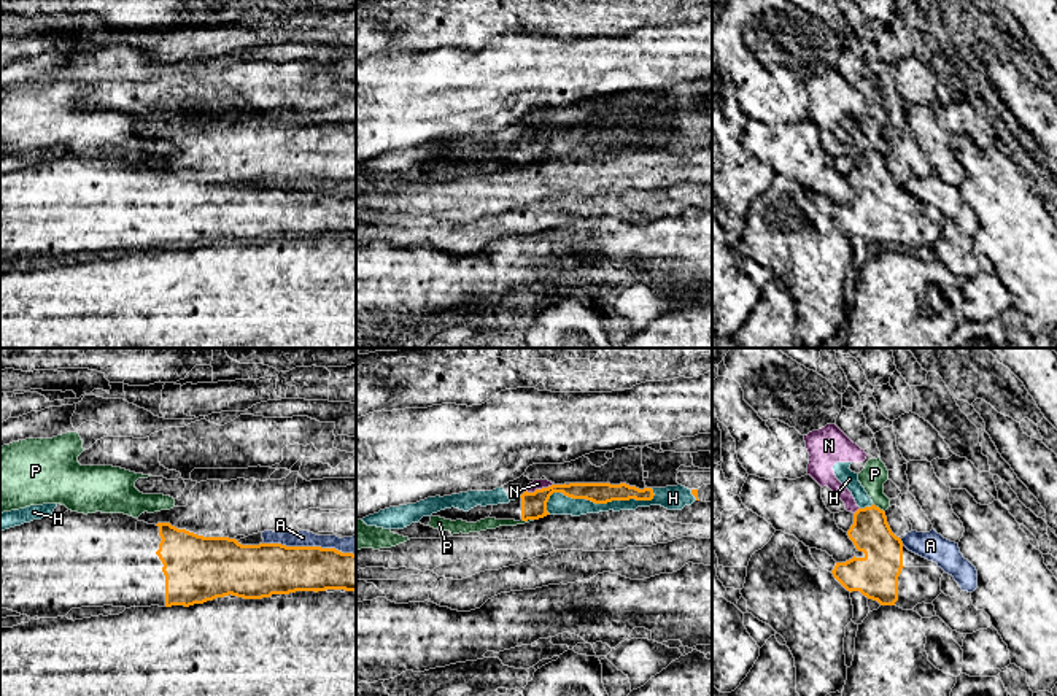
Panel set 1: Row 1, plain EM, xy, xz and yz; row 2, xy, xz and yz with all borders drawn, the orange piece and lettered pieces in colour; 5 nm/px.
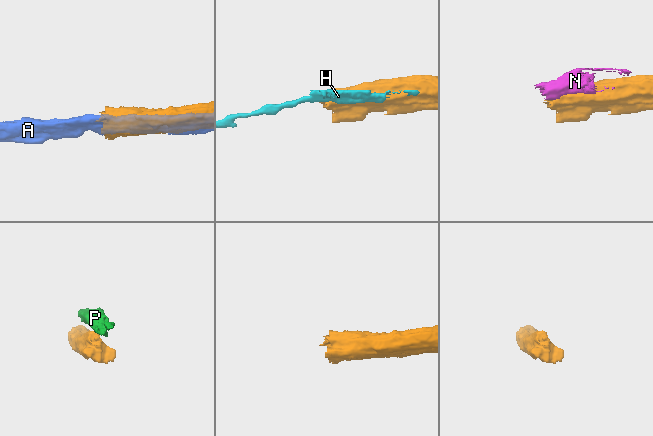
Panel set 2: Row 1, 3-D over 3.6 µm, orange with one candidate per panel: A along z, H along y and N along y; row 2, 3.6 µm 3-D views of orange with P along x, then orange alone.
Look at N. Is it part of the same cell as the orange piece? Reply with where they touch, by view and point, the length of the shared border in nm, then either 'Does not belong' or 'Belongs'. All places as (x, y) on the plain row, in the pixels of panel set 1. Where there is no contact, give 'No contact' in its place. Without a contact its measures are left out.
Touches orange at xz (539, 134). Shared border 160 nm. Does not belong

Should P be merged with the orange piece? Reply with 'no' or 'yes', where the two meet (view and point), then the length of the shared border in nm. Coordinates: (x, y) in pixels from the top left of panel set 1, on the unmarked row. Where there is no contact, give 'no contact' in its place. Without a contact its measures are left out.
no; contact xz (528, 162); length 60 nm

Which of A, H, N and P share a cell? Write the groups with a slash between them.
A / H N P

